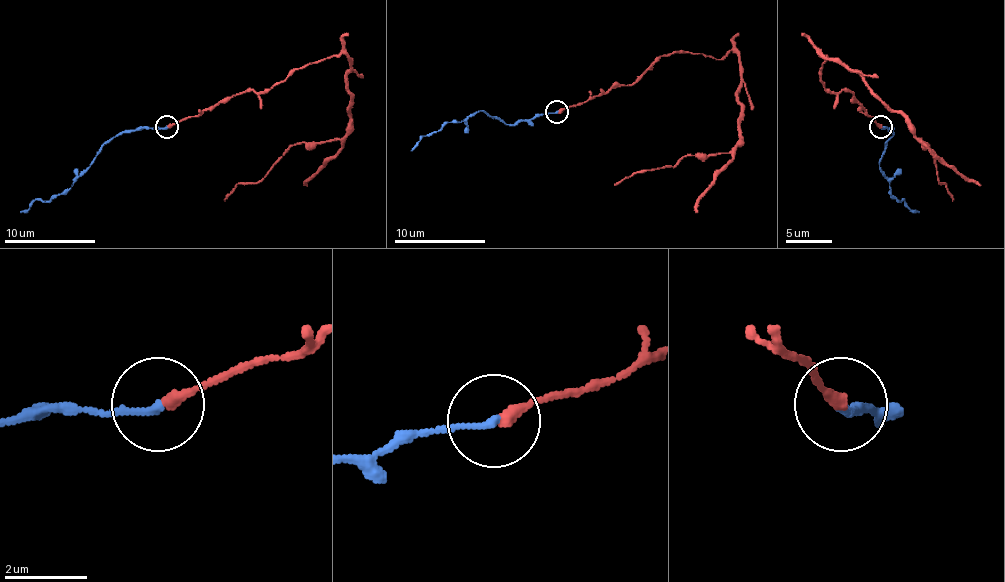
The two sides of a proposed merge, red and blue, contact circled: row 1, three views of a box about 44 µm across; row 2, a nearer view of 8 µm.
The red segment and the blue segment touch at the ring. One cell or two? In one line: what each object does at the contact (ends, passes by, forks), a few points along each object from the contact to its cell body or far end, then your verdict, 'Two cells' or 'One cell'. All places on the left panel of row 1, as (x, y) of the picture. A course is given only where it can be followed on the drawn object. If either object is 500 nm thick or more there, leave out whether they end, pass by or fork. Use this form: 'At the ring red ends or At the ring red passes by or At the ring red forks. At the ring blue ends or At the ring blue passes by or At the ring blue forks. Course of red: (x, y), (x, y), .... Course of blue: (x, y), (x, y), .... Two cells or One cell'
At the ring red ends. At the ring blue ends. Course of red: (167, 127), (242, 93), (265, 93), (327, 56), (350, 59), (350, 129), (336, 141), (295, 143), (224, 200). Course of blue: (167, 127), (144, 127), (117, 134), (73, 184), (48, 200), (35, 200), (28, 209), (21, 212). One cell

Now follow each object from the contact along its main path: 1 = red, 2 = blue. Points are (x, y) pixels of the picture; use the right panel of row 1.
1: (881, 127), (853, 93), (824, 86), (828, 56), (819, 54), (849, 65), (906, 120), (954, 200)
2: (881, 127), (892, 134), (878, 168), (890, 184), (890, 193), (904, 200), (910, 209), (920, 212)

